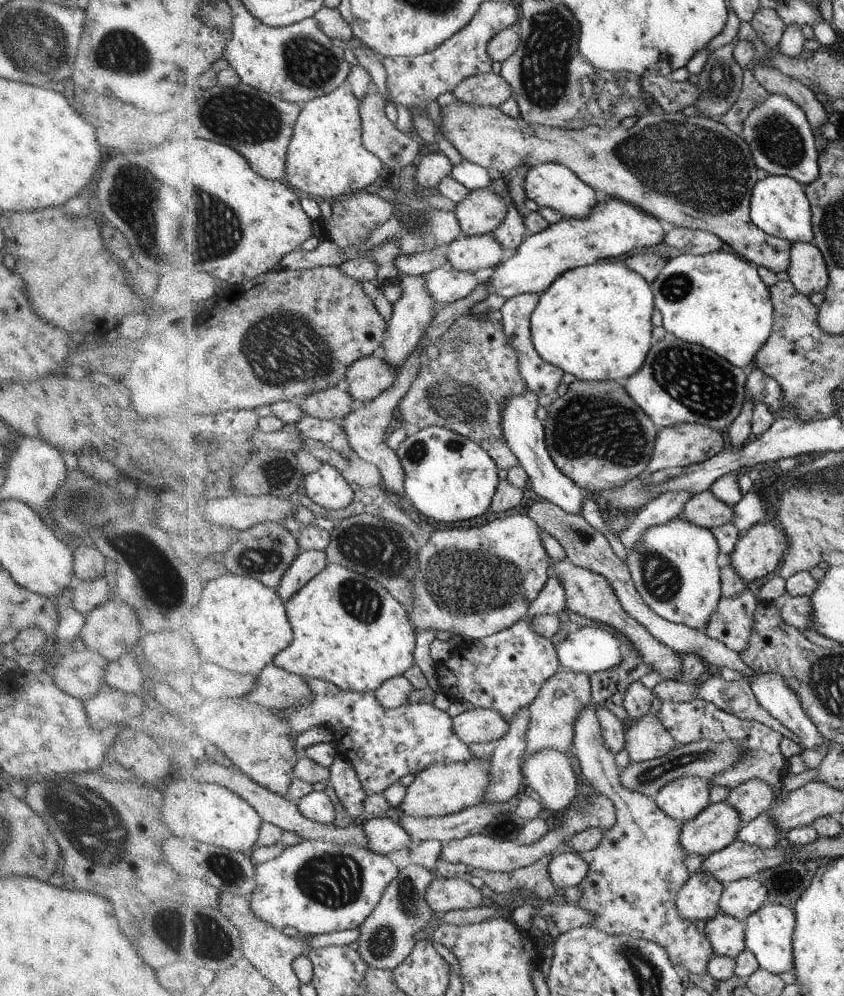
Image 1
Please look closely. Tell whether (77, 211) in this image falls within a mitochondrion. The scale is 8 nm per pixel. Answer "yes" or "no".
no

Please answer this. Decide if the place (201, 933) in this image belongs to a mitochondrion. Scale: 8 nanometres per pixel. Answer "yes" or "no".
yes

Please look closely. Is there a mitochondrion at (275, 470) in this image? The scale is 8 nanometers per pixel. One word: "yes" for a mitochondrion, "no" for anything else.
yes

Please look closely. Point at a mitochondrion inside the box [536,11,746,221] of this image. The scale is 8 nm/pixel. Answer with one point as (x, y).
(718, 83)

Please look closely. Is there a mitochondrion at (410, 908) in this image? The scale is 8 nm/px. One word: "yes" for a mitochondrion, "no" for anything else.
yes

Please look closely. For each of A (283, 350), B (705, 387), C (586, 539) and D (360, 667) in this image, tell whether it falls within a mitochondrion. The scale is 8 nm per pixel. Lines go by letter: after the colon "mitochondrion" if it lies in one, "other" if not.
A: mitochondrion
B: mitochondrion
C: mitochondrion
D: other

